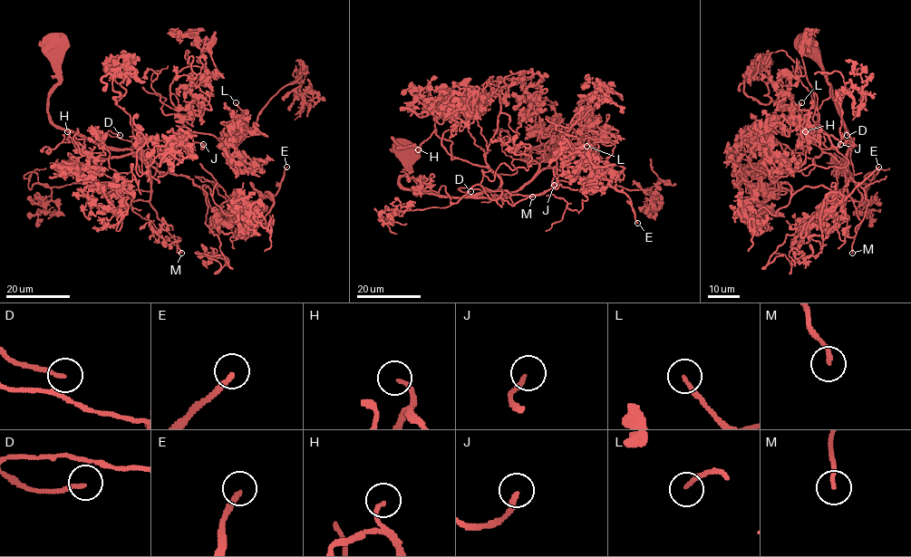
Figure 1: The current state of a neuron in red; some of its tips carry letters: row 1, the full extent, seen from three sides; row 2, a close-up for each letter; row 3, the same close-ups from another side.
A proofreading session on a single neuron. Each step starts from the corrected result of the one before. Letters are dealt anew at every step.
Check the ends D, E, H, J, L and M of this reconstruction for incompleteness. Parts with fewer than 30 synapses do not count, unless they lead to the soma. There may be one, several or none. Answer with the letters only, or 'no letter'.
D, H, M

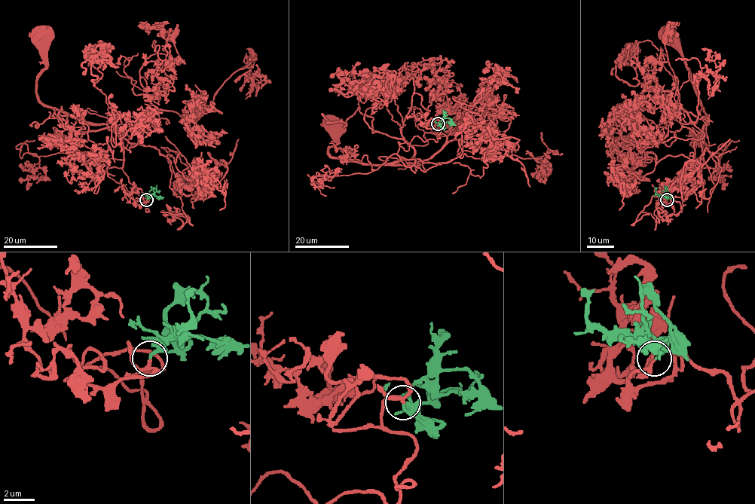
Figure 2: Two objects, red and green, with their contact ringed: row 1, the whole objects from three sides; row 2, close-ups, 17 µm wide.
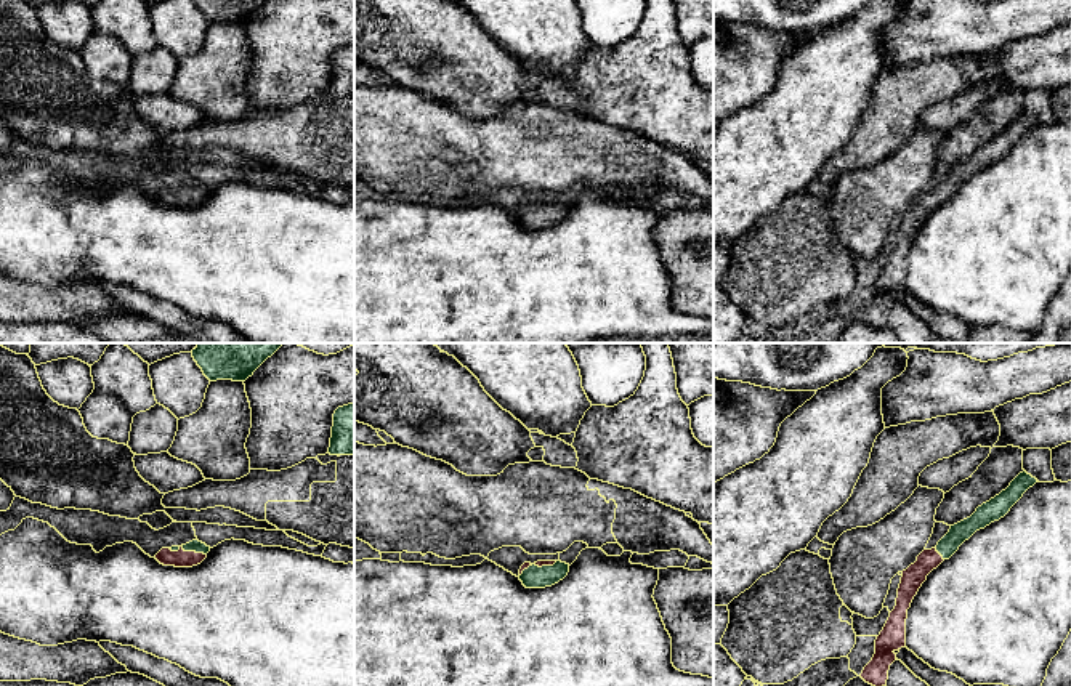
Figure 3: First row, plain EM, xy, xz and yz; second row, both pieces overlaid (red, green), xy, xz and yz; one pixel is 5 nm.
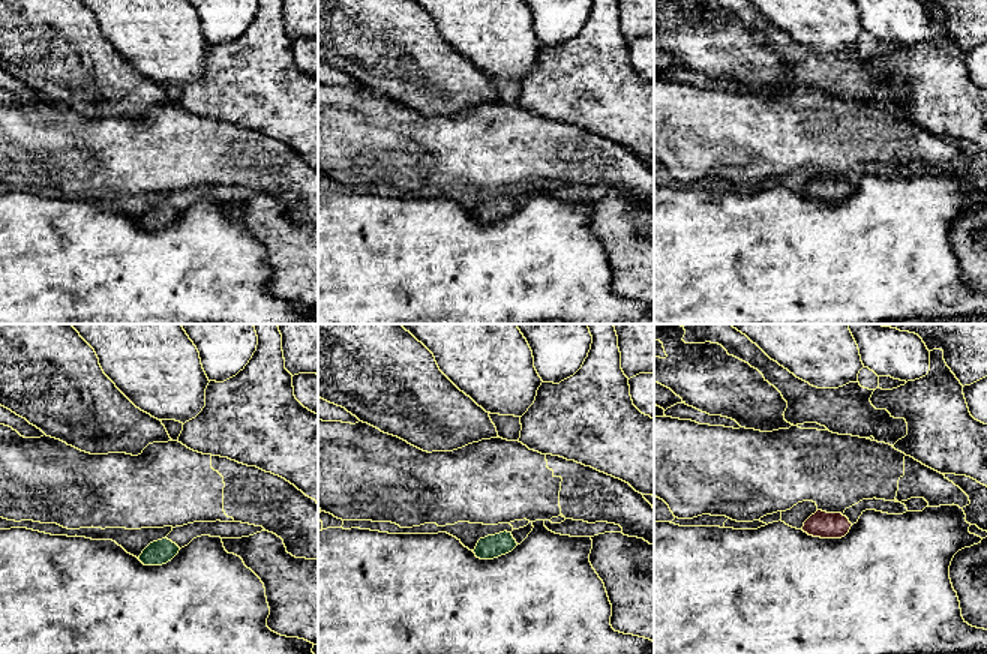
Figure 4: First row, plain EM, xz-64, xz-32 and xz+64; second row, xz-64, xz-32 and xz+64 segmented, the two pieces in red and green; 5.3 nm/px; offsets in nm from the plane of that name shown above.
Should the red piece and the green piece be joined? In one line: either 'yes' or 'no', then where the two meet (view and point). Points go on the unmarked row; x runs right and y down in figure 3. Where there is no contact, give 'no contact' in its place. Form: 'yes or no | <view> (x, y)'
yes | xy (188, 193)

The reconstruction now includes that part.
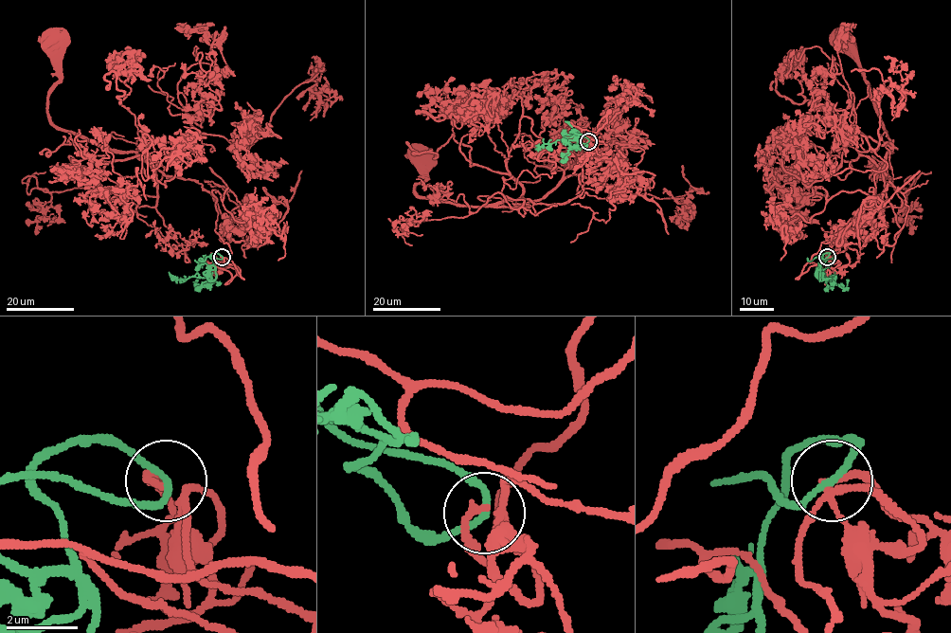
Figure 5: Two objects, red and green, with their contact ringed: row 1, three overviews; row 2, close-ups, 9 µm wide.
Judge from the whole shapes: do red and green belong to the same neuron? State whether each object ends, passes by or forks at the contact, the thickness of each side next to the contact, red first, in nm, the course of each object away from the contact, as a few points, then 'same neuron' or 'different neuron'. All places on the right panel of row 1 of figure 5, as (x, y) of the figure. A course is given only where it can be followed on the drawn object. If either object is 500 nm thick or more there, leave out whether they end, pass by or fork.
red forks | green passes by | 150/160 nm | red via (827, 257), (827, 277), (817, 263), (802, 273), (822, 243), (868, 220), (889, 179), (891, 145), (846, 39) | green via (827, 257), (829, 253), (824, 253), (818, 273), (826, 284), (837, 283), (846, 289), (847, 280) | same neuron

